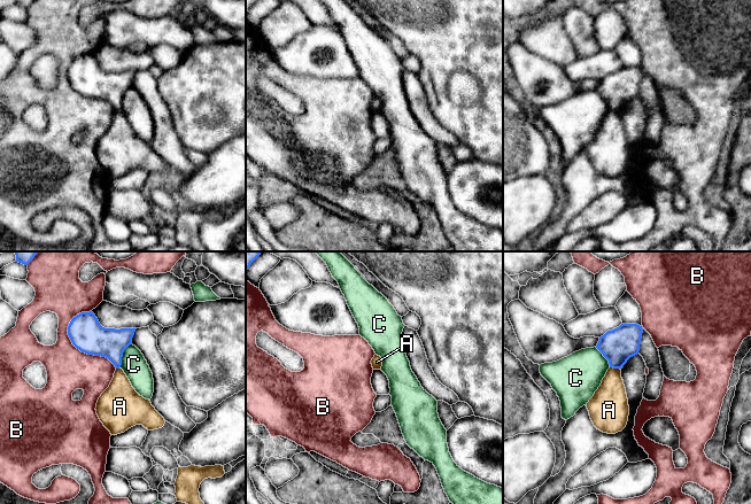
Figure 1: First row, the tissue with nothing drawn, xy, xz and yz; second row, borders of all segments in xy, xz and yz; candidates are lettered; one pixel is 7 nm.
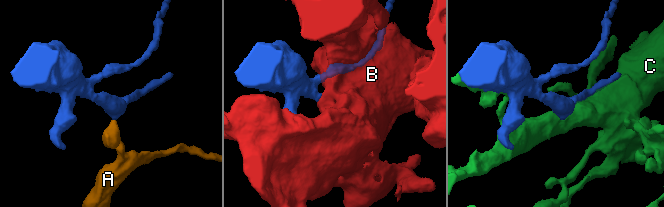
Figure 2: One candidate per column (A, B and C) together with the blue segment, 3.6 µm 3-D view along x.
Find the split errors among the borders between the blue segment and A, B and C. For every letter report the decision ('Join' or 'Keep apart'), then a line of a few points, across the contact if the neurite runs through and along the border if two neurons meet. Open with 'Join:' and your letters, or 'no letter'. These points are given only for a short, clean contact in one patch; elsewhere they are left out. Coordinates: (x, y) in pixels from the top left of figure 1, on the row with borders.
Join: no letter
A: Keep apart. Line: yz (610, 366), (619, 369)
B: Keep apart
C: Keep apart

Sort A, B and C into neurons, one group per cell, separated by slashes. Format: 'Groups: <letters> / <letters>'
Groups: A / B / C

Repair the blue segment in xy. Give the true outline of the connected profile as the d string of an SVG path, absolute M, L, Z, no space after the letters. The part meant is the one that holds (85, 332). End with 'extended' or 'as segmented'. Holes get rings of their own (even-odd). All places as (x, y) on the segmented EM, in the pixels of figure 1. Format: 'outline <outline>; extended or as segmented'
outline M82 312L73 317L68 326L72 344L87 355L108 358L116 369L122 365L124 350L132 344L137 328L104 328L95 315Z; as segmented

